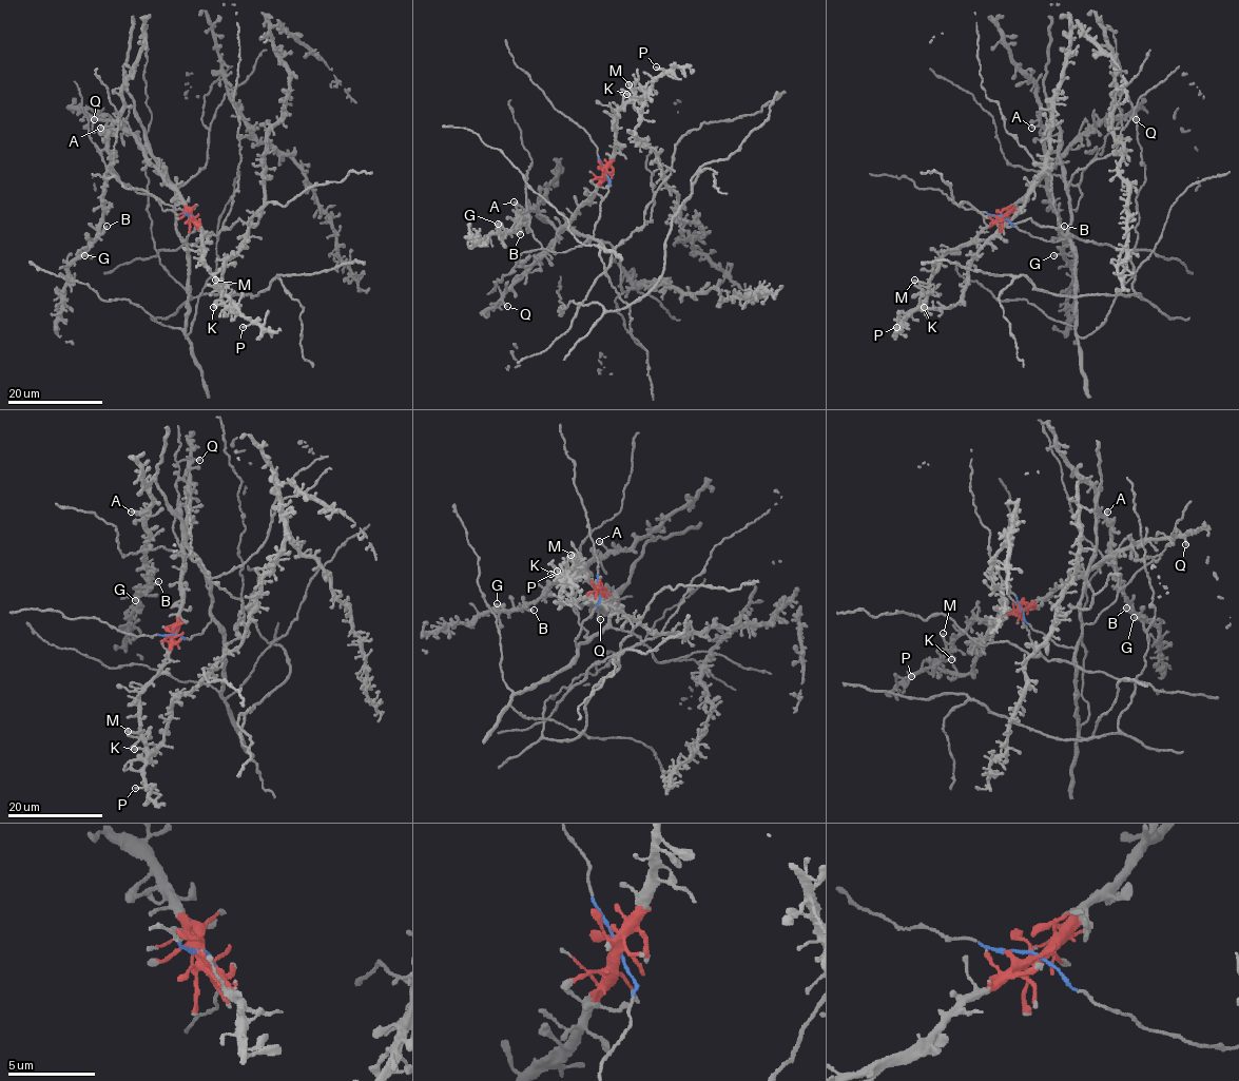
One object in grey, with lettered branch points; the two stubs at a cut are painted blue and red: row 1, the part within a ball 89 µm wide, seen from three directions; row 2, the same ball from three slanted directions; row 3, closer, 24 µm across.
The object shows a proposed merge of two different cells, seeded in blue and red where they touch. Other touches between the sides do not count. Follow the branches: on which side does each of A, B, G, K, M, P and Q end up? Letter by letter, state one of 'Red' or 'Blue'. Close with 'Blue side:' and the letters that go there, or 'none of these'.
A: Blue
B: Blue
G: Blue
K: Red
M: Red
P: Red
Q: Red
Blue side: A, B, G

